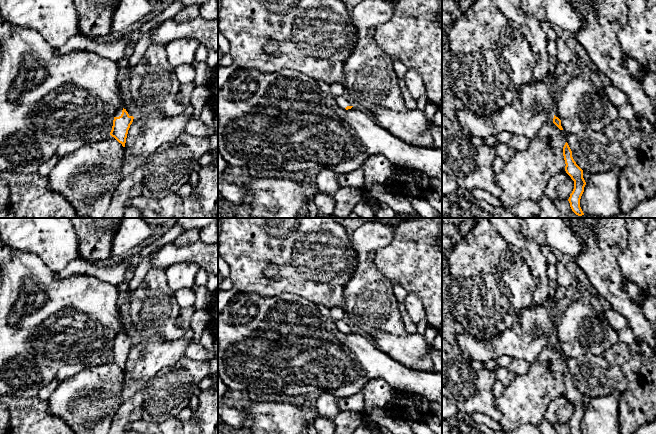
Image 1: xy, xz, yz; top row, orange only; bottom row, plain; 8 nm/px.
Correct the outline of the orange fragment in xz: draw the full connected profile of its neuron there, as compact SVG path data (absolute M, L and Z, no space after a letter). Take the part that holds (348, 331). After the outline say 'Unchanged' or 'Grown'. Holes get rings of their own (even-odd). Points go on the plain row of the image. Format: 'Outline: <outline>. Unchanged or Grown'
Outline: M343 320L336 321L335 324L336 324L336 327L338 328L338 330L342 333L348 334L354 330L351 326L349 326Z. Grown

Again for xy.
Outline: M119 332L116 336L110 359L125 371L126 362L134 341L130 340L126 333Z. Grown

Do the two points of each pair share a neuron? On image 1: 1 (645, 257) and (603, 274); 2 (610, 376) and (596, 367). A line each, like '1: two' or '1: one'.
1: two
2: one

